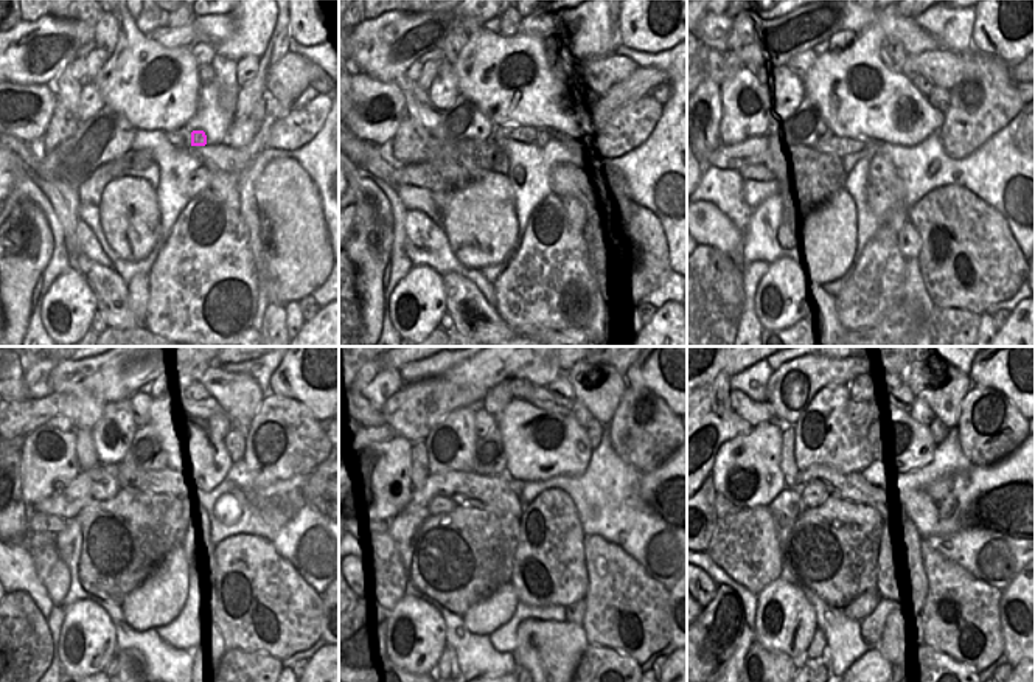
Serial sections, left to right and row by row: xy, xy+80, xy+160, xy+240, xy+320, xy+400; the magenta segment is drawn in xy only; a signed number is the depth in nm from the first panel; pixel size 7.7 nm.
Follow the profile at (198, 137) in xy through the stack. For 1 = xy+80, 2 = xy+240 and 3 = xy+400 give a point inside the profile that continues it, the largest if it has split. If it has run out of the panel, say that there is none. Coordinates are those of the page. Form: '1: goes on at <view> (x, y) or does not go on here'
1: goes on at xy+80 (543, 139)
2: goes on at xy+240 (199, 510)
3: goes on at xy+400 (902, 567)

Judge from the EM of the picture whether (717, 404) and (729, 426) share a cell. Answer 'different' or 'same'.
same

